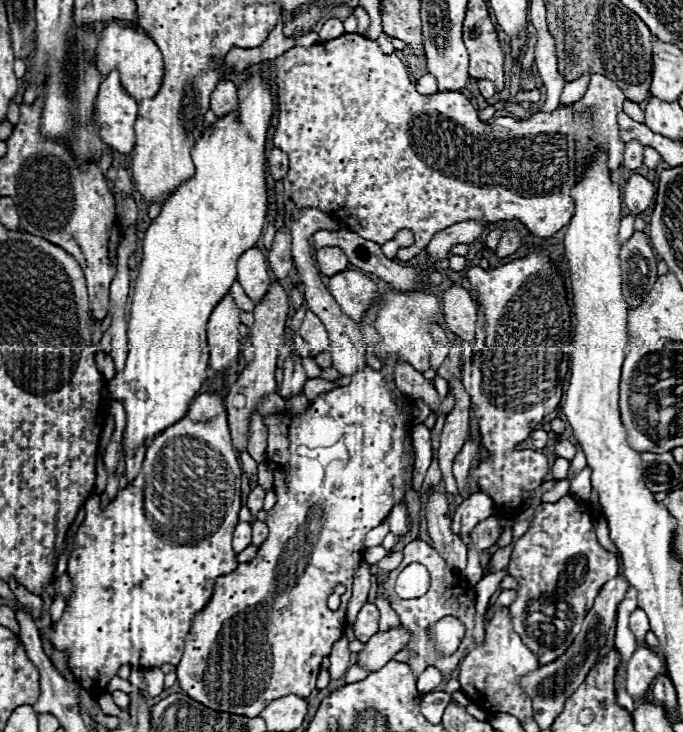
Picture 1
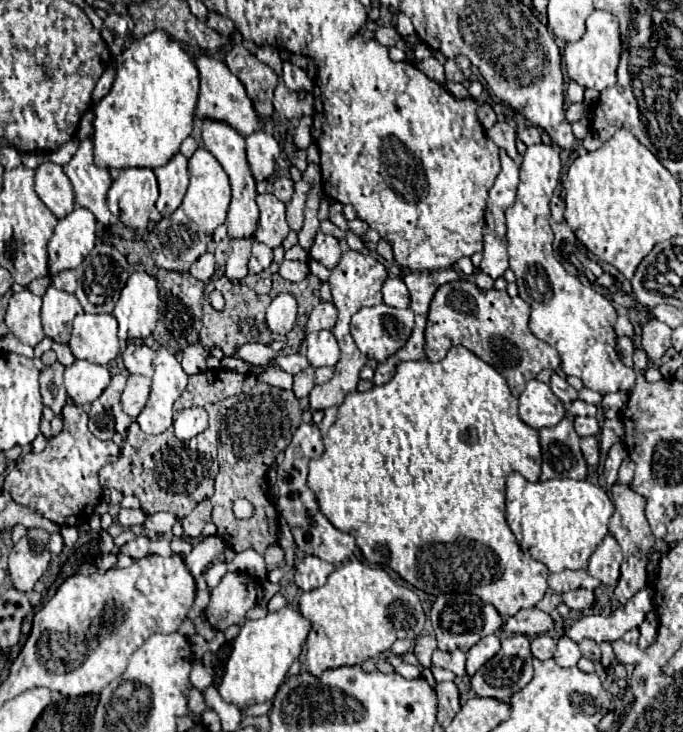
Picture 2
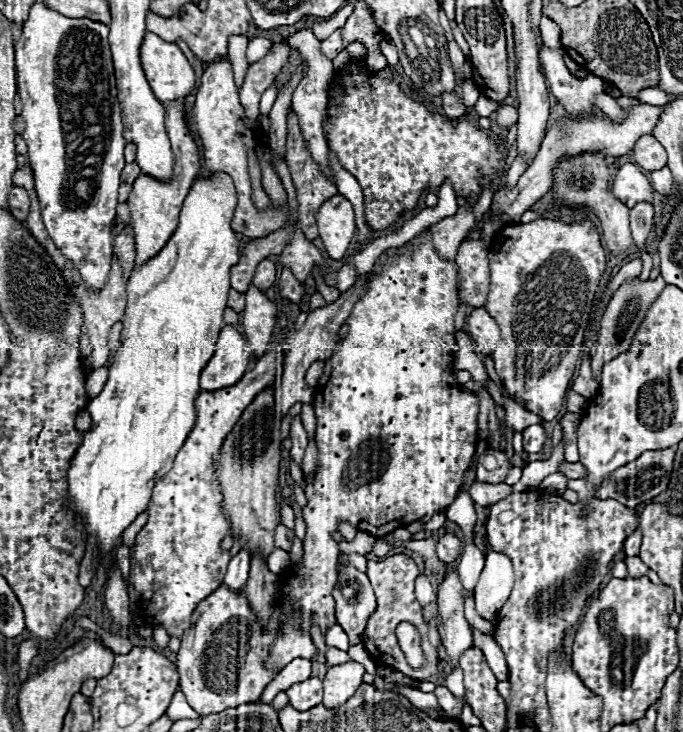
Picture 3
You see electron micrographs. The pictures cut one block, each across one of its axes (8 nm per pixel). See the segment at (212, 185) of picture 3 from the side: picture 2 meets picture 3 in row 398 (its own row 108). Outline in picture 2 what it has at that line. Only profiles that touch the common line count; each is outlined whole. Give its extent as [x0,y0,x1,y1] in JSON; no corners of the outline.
[92,30,198,168]

